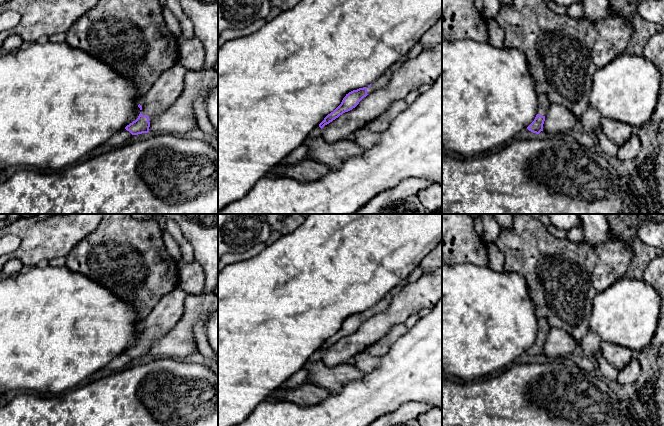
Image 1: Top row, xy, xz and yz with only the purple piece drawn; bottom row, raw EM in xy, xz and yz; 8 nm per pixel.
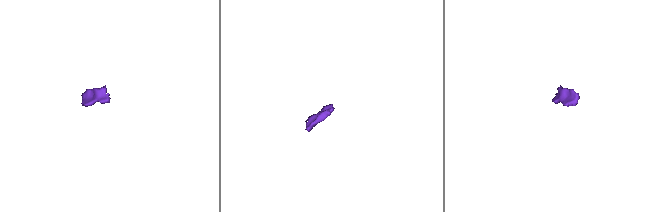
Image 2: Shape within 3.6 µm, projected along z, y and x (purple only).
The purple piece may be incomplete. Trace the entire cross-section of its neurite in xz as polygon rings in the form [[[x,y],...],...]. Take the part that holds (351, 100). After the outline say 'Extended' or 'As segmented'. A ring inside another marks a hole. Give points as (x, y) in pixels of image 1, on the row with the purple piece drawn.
[[[387,70],[376,81],[374,81],[367,87],[359,88],[357,90],[353,90],[348,94],[346,94],[341,104],[333,112],[328,114],[316,128],[313,129],[309,137],[317,138],[321,136],[321,129],[325,125],[329,124],[343,113],[348,112],[353,108],[355,108],[359,104],[359,102],[368,94],[380,88],[385,87],[388,84],[388,82],[391,80],[391,77],[392,77],[392,71]]]. Extended

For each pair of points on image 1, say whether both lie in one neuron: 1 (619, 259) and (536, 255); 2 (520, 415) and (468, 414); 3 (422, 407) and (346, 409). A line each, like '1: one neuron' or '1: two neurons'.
1: one neuron
2: one neuron
3: two neurons

